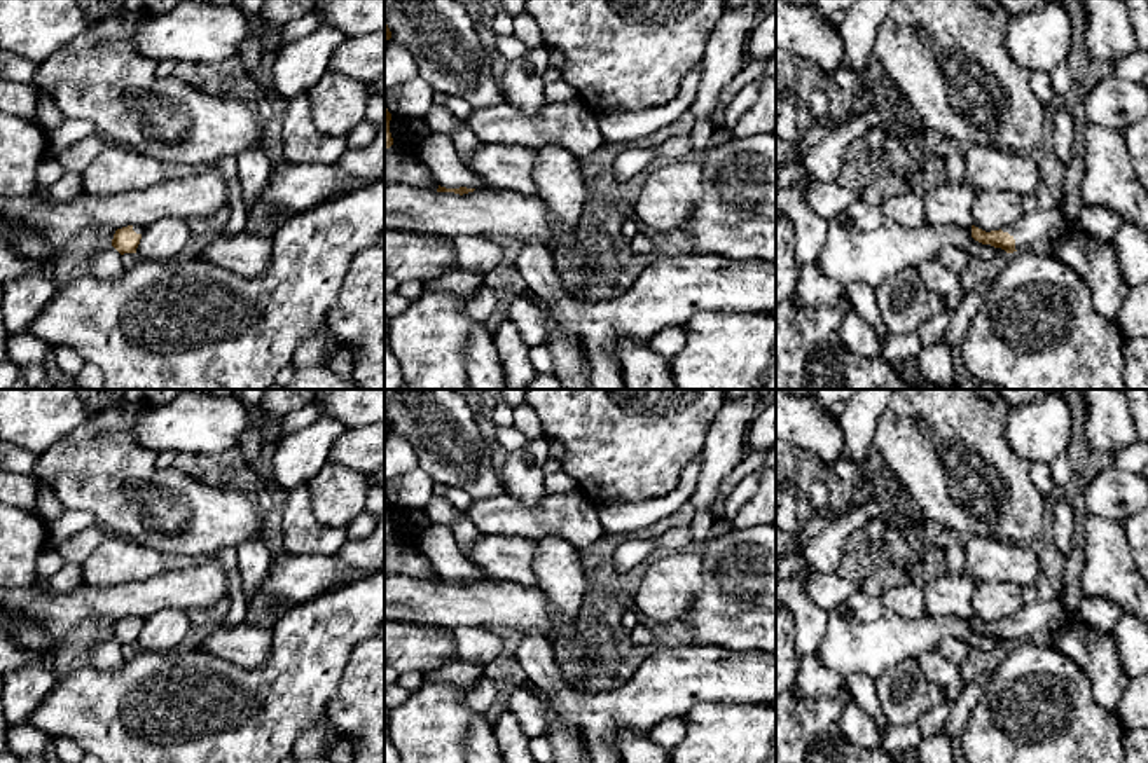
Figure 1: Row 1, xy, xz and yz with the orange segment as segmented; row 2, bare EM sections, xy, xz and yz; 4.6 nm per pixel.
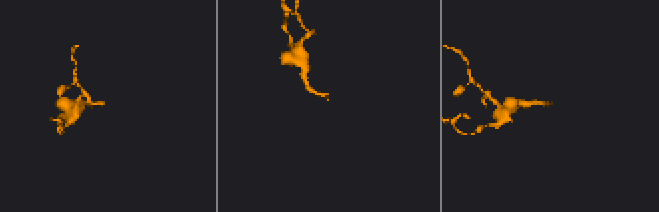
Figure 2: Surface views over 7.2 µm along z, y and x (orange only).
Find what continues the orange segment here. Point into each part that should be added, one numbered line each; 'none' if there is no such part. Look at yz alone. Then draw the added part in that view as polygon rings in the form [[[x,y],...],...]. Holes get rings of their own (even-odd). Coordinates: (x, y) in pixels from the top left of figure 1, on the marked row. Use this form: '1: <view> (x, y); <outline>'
1: yz (1035, 224); [[[1059,206],[1050,210],[1027,210],[1019,220],[1003,227],[1015,239],[1015,250],[1029,250],[1036,239],[1052,237],[1064,227],[1064,211]]]

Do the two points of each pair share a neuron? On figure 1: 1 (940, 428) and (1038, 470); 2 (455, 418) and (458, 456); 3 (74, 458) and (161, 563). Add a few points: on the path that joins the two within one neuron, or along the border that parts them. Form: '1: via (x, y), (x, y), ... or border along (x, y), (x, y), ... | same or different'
1: border along (1028, 463), (1031, 482), (1045, 498) | different
2: via (455, 426), (455, 447) | same
3: border along (109, 533), (158, 550), (187, 556) | different

